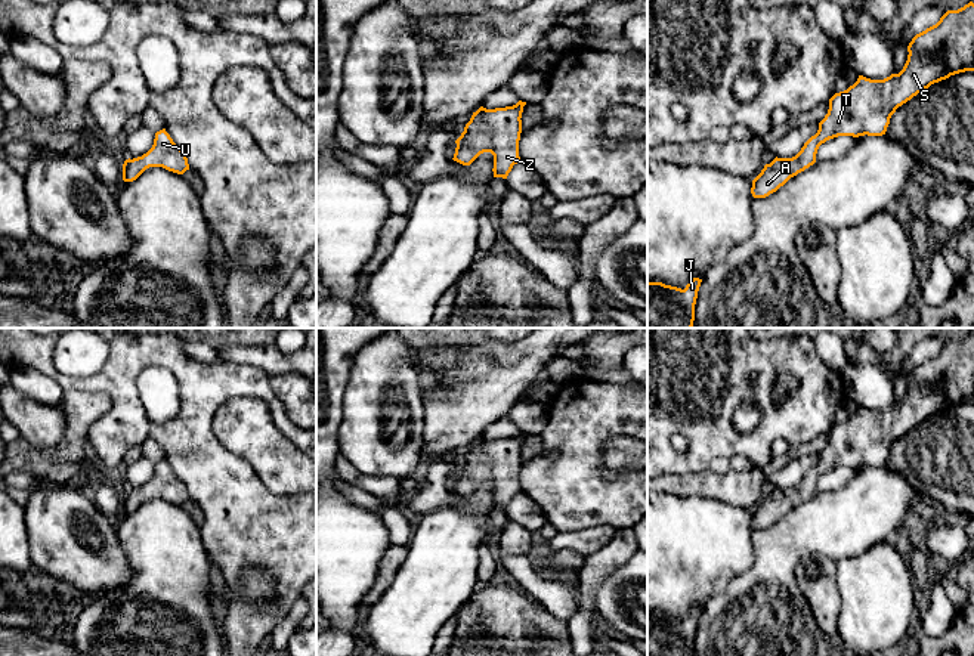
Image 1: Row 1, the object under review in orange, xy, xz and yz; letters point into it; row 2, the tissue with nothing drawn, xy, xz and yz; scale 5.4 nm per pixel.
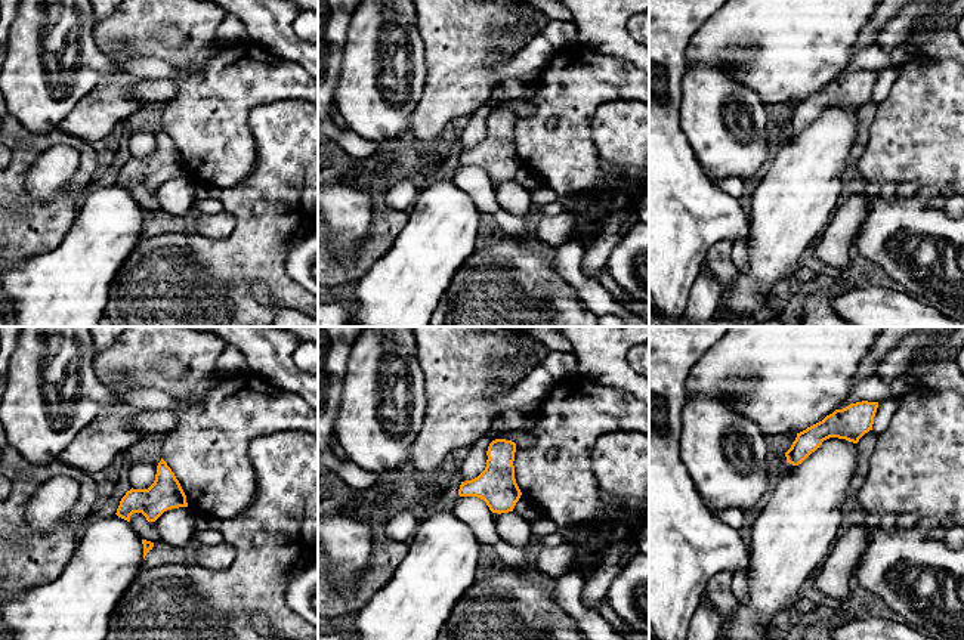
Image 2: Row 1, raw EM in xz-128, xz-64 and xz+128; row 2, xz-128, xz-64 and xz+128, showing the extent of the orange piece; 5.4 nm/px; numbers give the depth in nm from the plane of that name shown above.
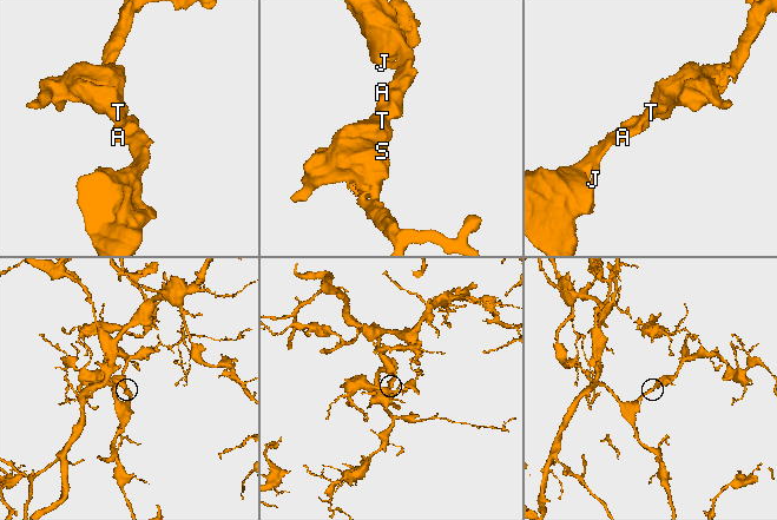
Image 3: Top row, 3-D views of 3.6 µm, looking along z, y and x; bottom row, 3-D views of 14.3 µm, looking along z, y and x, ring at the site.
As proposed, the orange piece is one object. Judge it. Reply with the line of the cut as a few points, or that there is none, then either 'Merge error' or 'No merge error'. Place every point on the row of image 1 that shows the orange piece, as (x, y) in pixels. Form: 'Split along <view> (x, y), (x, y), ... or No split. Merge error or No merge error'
No split. No merge error

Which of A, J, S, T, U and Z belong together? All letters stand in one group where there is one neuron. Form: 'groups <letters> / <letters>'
groups A J S T U Z

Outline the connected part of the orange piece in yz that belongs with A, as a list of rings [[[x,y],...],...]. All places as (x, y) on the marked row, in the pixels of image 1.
[[[974,3],[947,10],[936,25],[912,38],[907,52],[907,61],[899,74],[884,80],[859,75],[853,86],[835,93],[817,133],[795,157],[776,157],[766,164],[752,180],[752,197],[769,197],[813,165],[819,146],[826,140],[838,136],[882,136],[899,106],[934,83],[974,71]]]

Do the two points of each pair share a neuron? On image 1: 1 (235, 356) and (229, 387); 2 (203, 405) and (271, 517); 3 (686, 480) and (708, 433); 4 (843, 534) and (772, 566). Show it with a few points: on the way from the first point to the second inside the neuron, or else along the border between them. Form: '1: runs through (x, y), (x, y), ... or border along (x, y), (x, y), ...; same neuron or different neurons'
1: border along (220, 361), (254, 365), (266, 374); different neurons
2: runs through (203, 433), (203, 449), (243, 489); same neuron
3: border along (708, 467), (699, 472), (665, 473), (662, 476); different neurons
4: runs through (825, 534), (804, 534), (789, 548); same neuron

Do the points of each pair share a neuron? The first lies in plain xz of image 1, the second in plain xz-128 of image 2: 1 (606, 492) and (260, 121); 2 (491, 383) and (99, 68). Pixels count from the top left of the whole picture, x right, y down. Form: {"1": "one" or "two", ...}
{"1": "two", "2": "two"}

